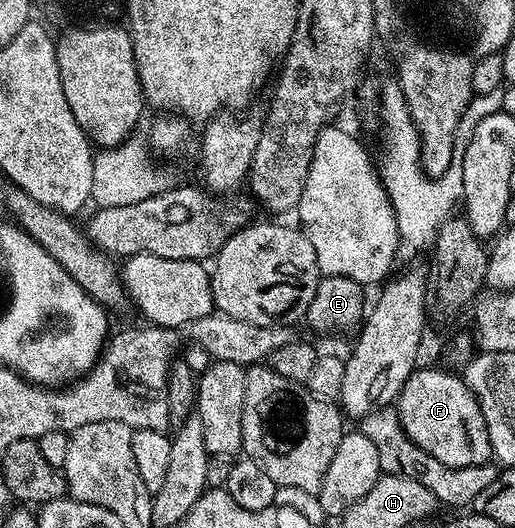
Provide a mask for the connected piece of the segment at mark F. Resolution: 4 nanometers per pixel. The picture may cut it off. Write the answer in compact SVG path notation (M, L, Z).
M418 367L406 379L398 398L400 422L408 438L426 455L434 455L446 467L487 465L494 454L486 419L478 399L470 391L463 376L443 373L440 369Z

